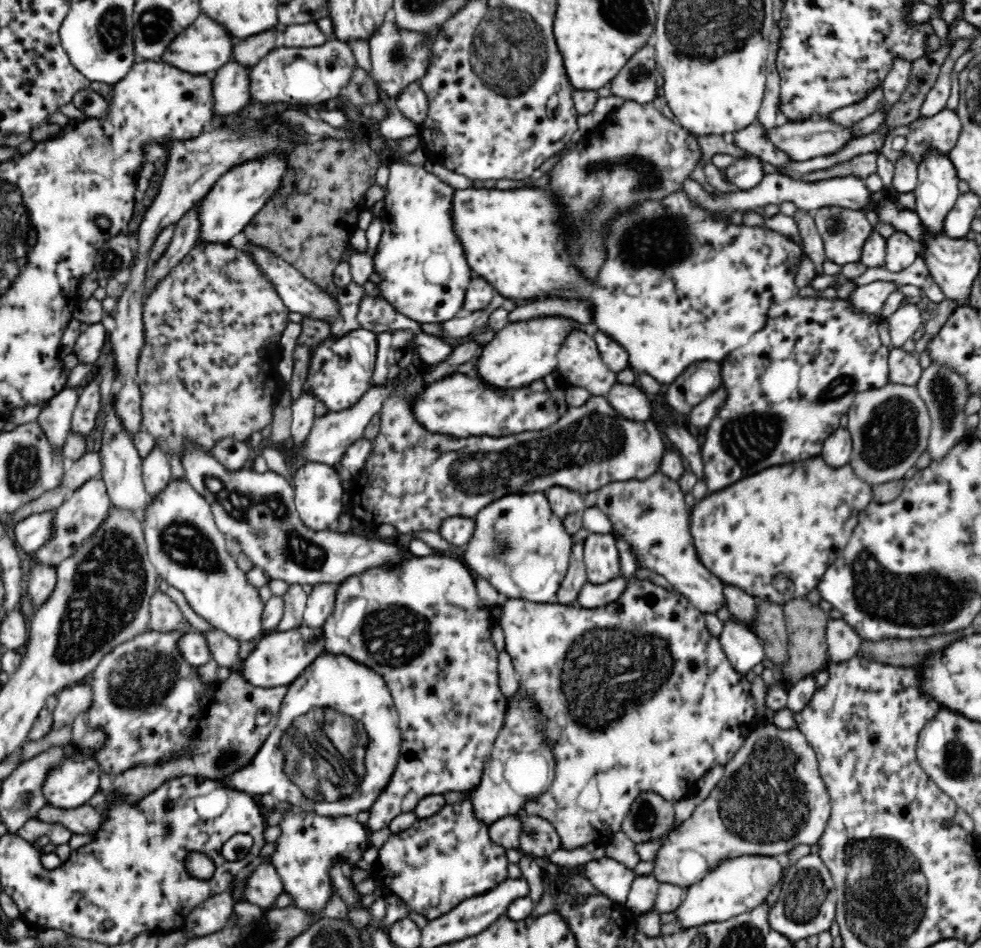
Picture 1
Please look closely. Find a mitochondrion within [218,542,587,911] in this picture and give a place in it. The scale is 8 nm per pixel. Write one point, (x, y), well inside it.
(324, 772)

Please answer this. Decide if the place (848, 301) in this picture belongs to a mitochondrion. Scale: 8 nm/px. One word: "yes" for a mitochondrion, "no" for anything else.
no

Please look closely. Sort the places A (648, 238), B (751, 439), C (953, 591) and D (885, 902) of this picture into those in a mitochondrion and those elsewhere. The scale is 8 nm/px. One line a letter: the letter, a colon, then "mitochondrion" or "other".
A: mitochondrion
B: mitochondrion
C: mitochondrion
D: mitochondrion

